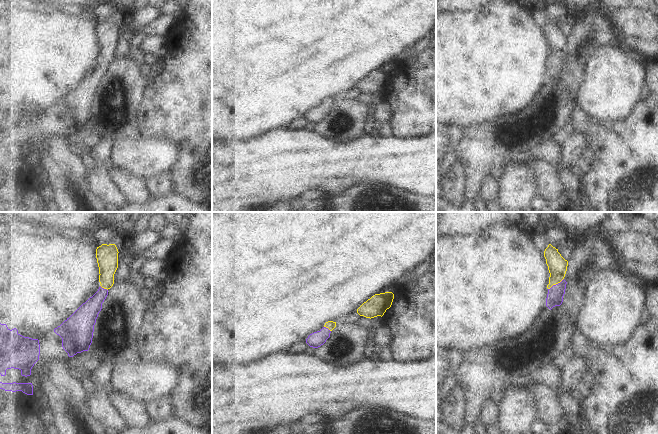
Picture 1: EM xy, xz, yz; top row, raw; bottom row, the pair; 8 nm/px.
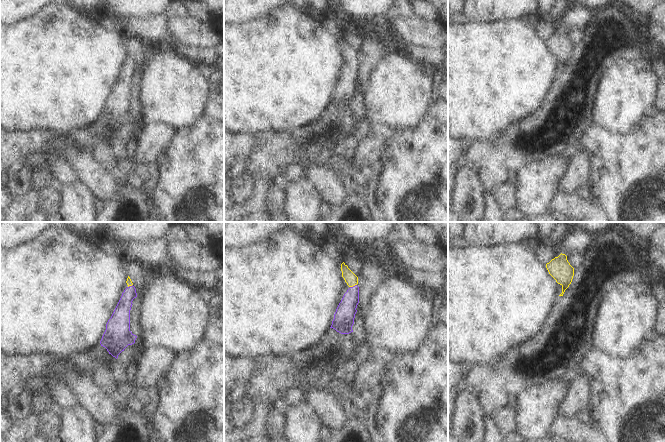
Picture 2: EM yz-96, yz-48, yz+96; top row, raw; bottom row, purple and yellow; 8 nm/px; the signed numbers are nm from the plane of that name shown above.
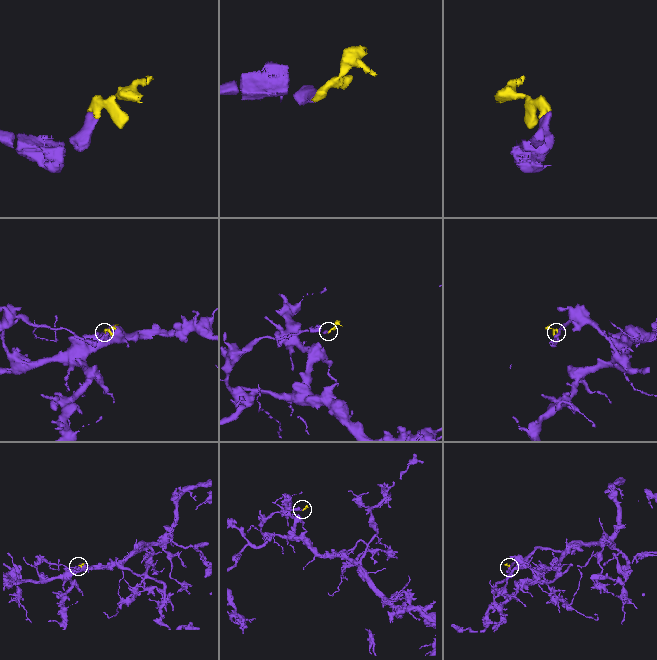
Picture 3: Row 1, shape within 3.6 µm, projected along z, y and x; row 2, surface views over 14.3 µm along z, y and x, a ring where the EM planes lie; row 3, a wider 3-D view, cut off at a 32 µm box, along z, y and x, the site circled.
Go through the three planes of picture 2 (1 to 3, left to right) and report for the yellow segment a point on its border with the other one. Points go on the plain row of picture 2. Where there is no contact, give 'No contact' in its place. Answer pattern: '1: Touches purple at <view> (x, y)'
1: Touches purple at yz-96 (130, 62)
2: Touches purple at yz-48 (353, 62)
3: No contact.

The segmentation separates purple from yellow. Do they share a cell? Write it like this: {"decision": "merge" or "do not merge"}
{"decision": "merge"}

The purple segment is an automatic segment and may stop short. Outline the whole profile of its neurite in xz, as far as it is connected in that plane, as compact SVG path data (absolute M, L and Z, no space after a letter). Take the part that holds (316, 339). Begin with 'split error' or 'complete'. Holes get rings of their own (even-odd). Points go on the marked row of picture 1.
split error; M328 321L324 327L317 332L314 332L308 336L306 343L313 348L318 348L323 345L330 337L331 331L336 327L336 322Z

